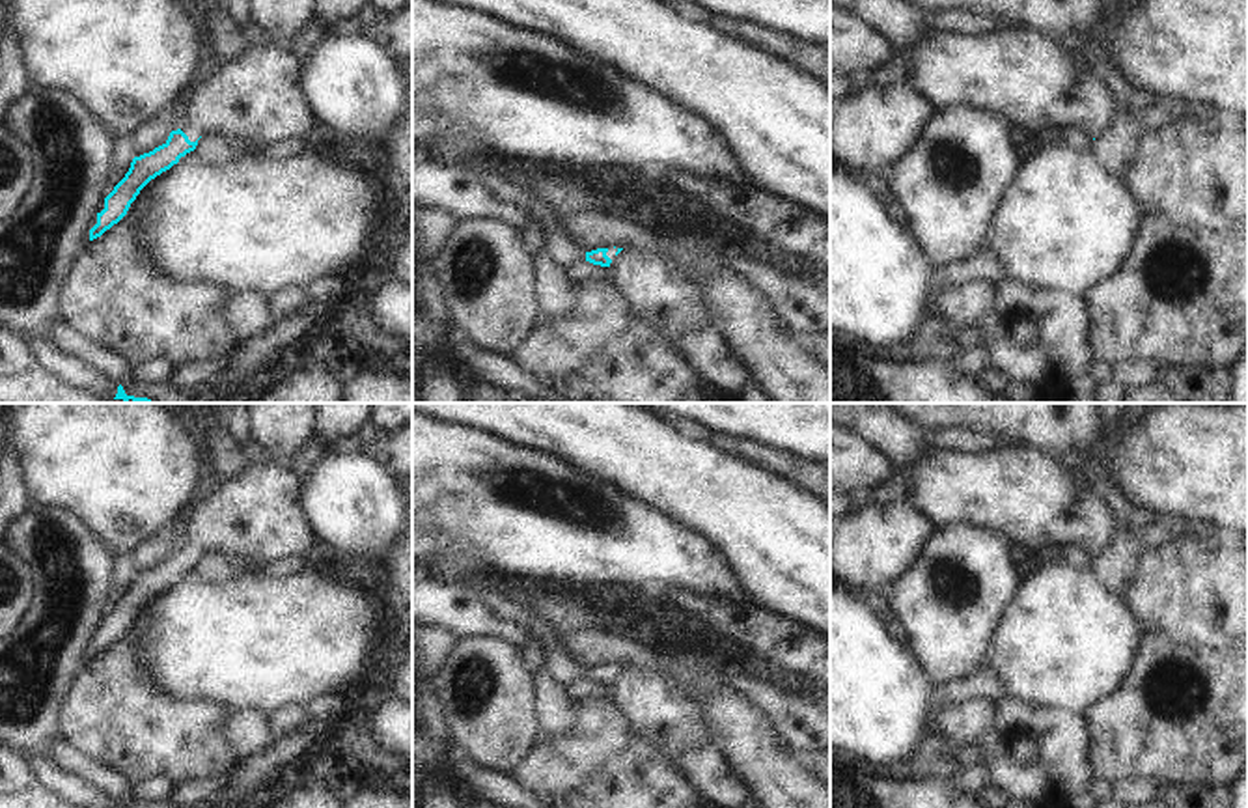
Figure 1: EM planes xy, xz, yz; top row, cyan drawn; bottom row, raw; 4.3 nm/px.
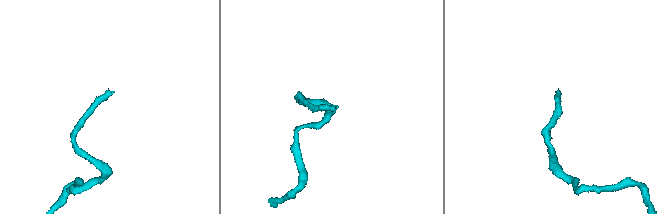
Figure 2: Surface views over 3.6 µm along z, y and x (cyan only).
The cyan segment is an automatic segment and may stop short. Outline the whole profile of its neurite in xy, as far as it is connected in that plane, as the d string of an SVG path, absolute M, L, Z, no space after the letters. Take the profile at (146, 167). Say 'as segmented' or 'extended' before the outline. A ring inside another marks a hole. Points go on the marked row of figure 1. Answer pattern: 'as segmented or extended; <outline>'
extended; M244 45L190 88L187 118L179 129L162 146L132 159L125 177L104 198L90 241L118 224L140 190L194 151L200 136L218 134L257 144L304 140L315 123L295 54L282 45Z

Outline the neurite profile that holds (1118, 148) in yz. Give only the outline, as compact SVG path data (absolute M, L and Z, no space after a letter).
M1123 104L1117 108L1108 131L1093 140L1093 151L1108 172L1123 177L1138 159L1138 147L1147 131L1149 127L1142 118L1142 108Z

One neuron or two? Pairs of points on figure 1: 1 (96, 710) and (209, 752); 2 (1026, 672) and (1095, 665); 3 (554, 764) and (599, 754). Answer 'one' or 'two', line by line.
1: one
2: one
3: one

